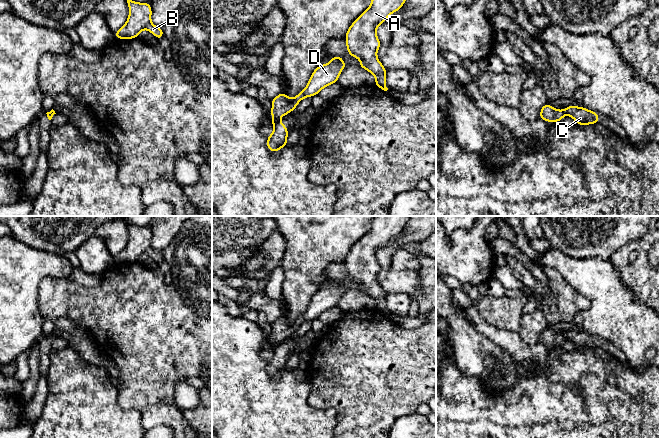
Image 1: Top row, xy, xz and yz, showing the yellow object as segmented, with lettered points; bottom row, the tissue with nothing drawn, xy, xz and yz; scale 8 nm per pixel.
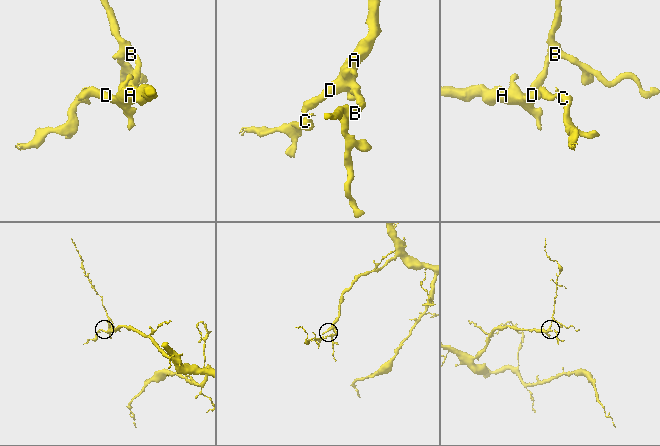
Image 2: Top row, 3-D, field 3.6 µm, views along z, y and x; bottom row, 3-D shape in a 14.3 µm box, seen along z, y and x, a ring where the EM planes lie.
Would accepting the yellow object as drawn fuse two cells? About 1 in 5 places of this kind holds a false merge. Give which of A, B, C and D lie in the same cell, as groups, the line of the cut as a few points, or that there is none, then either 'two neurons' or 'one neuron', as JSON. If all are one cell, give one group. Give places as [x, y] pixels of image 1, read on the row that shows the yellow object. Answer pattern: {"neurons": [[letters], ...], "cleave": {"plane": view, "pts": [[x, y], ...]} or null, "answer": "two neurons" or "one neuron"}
{"neurons": [["A", "B", "D"], ["C"]], "cleave": {"plane": "xz", "pts": [[278, 118], [273, 121]]}, "answer": "two neurons"}

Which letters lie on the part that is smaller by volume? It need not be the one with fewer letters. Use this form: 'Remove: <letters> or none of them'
Remove: C

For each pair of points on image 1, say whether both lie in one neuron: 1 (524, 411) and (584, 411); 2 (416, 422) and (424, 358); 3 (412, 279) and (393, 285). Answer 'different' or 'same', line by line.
1: same
2: different
3: same

